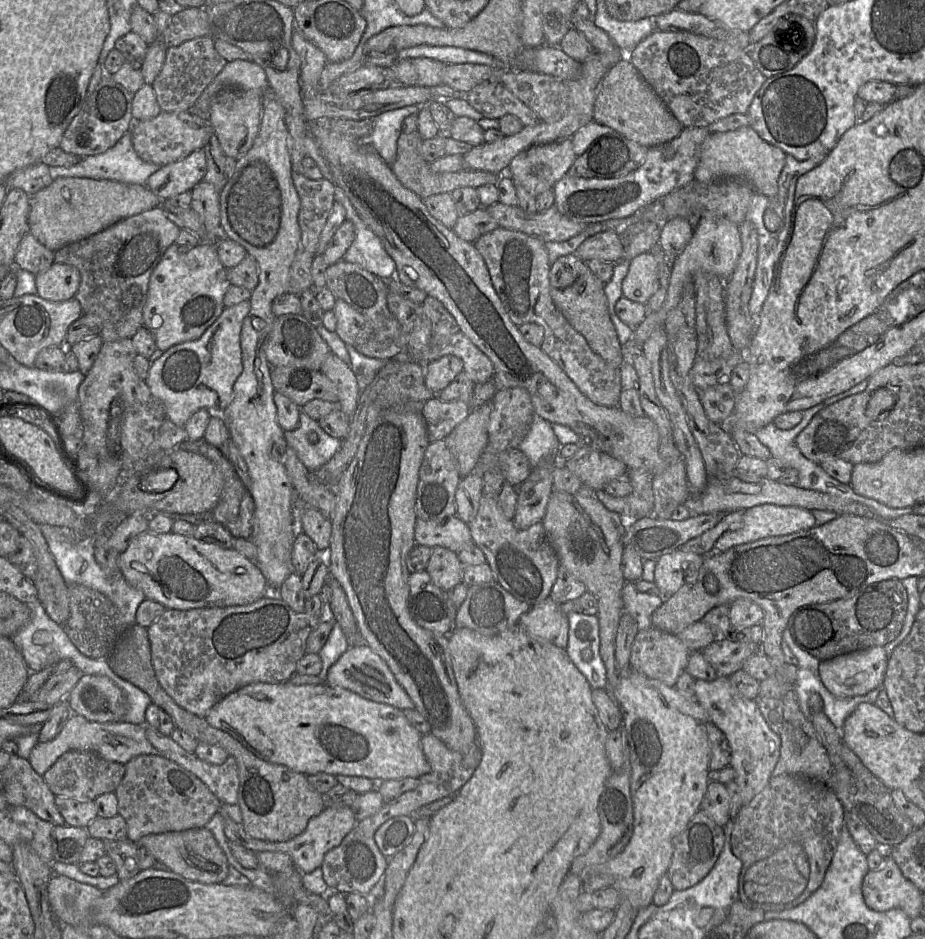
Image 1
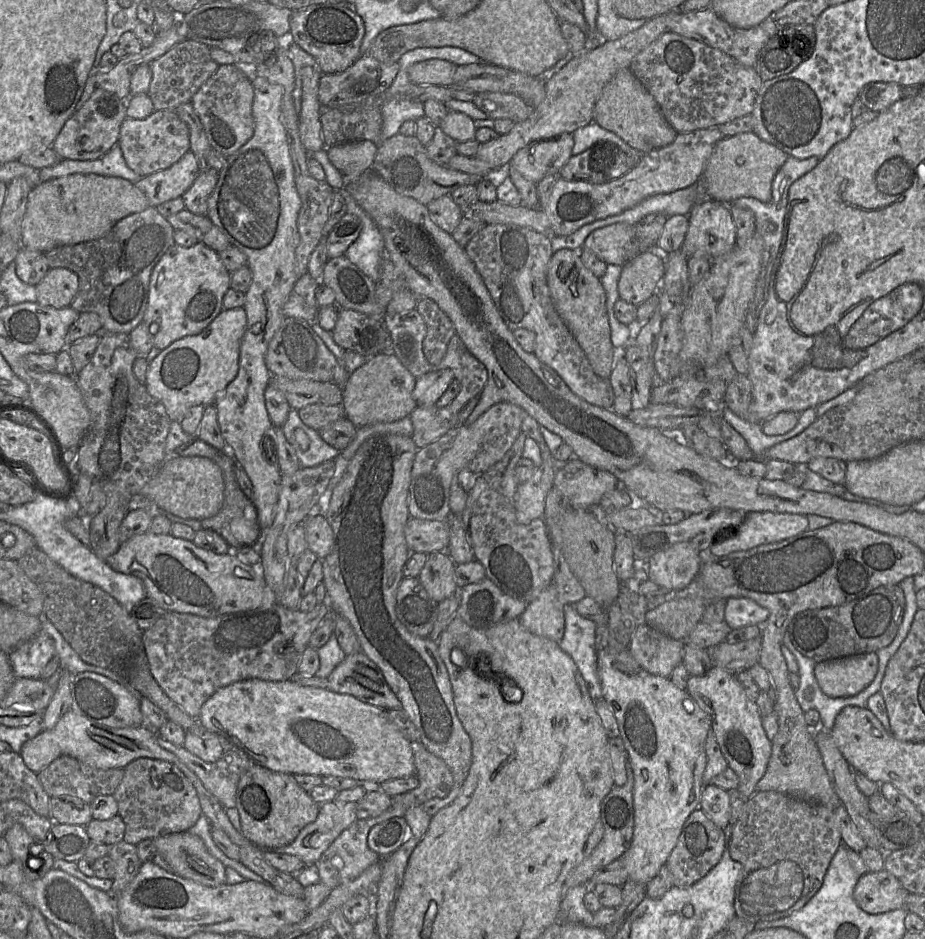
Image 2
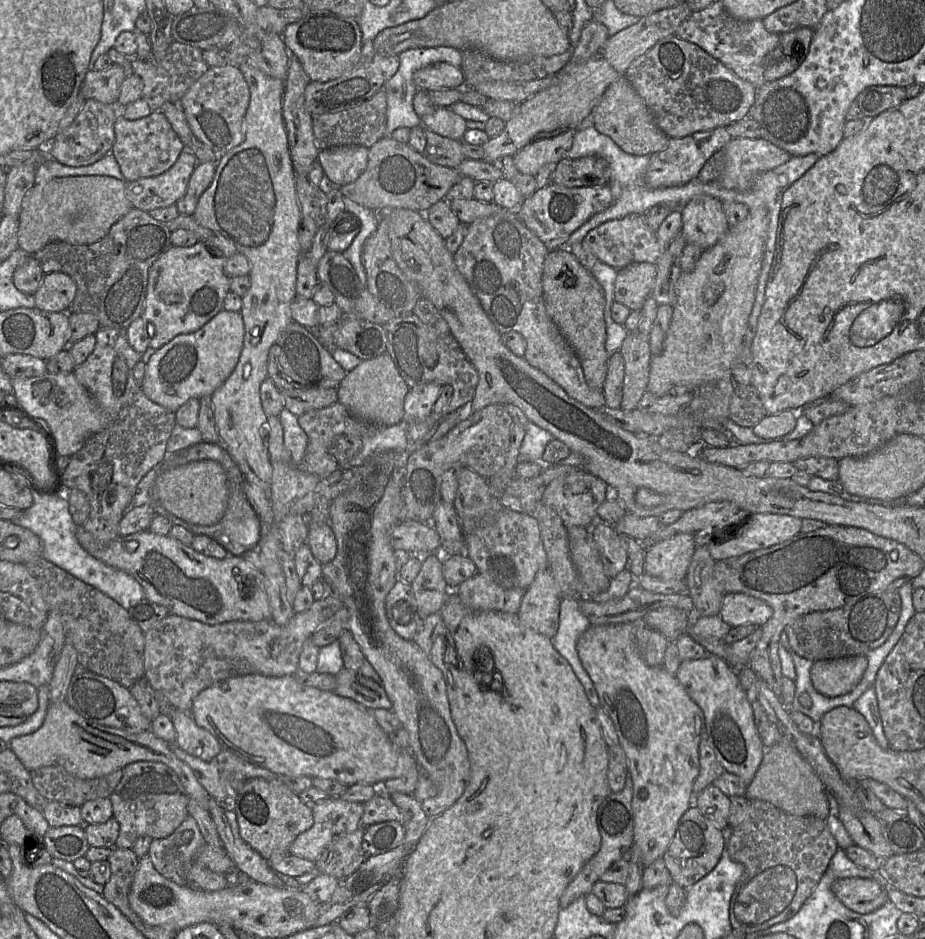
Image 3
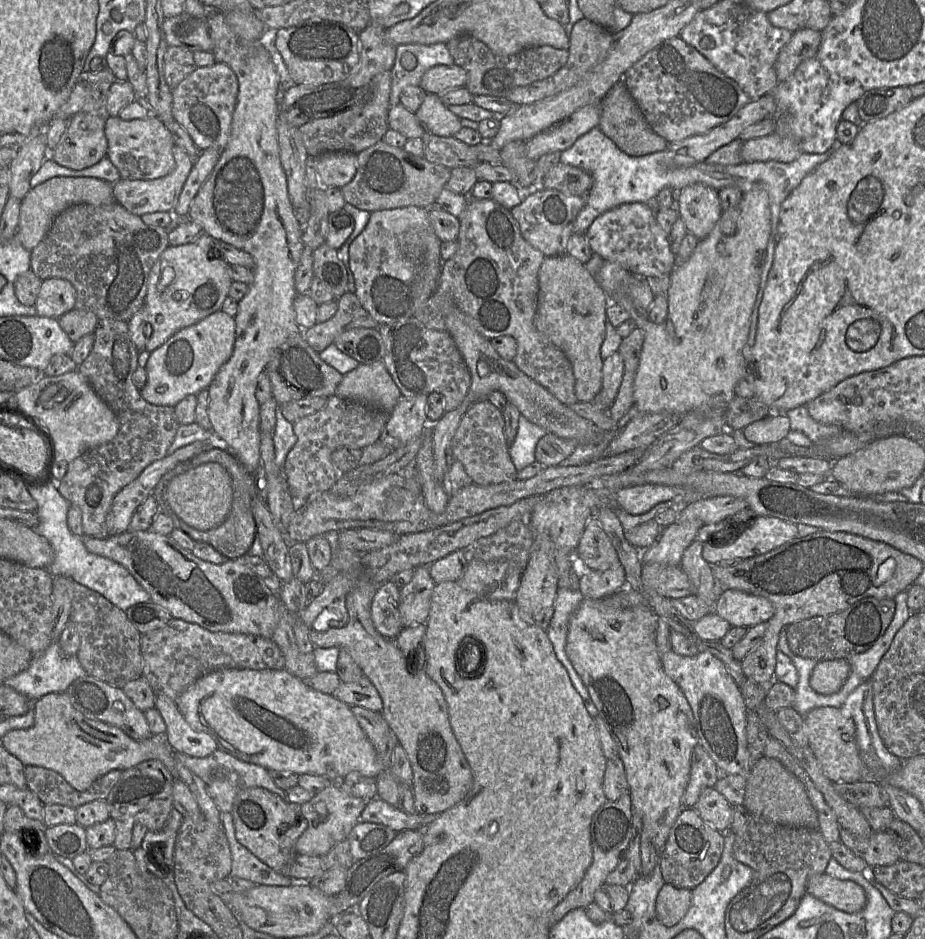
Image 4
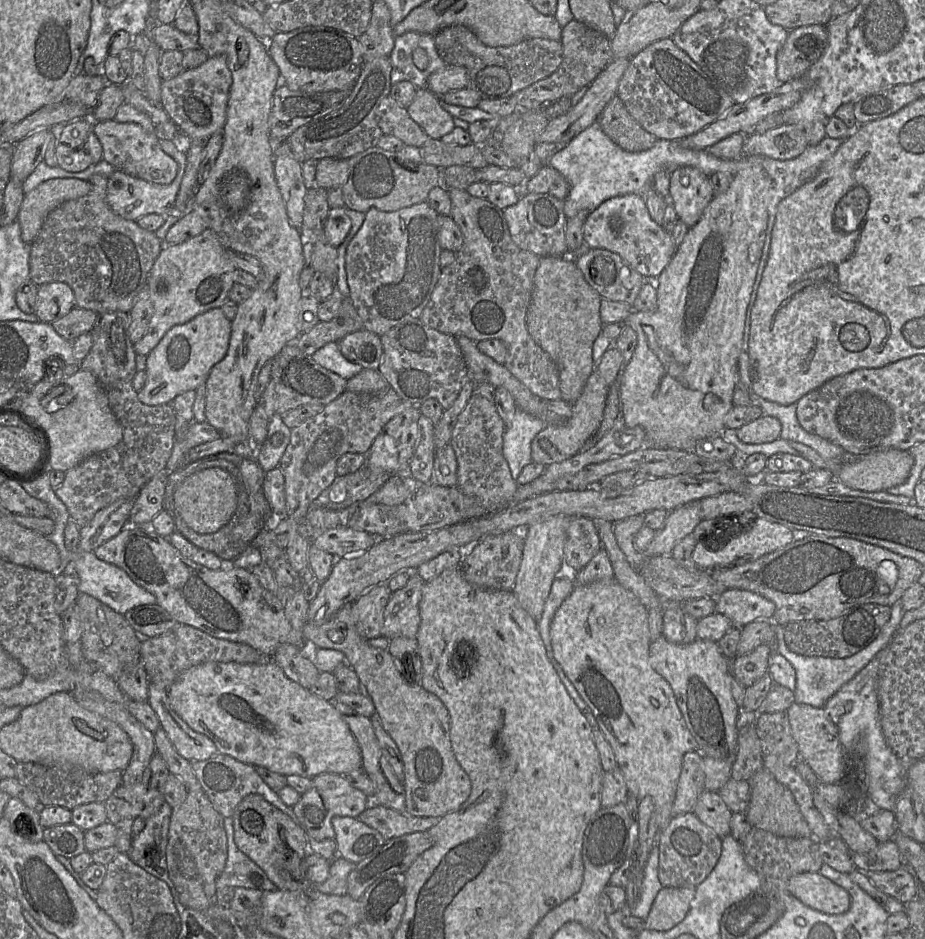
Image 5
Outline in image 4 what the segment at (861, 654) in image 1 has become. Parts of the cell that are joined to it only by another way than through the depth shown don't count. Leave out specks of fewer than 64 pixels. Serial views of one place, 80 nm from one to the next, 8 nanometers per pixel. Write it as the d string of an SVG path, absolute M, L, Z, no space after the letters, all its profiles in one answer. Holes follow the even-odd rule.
M846 659L818 661L811 673L810 685L820 694L834 694L845 684L850 670Z

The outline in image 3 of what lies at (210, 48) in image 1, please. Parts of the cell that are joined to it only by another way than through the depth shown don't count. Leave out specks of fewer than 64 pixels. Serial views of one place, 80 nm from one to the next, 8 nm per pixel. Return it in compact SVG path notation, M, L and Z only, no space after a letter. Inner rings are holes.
M174 41L170 44L164 57L159 60L131 57L131 71L143 82L141 97L148 103L151 111L160 111L167 101L176 101L209 69L203 59L203 50Z

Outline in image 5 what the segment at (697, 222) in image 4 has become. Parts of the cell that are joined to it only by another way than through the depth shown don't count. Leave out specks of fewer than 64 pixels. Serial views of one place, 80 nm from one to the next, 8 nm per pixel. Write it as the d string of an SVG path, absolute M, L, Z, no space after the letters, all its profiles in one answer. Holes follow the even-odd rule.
M691 166L679 167L671 173L669 195L678 219L688 227L699 221L714 197L709 176Z

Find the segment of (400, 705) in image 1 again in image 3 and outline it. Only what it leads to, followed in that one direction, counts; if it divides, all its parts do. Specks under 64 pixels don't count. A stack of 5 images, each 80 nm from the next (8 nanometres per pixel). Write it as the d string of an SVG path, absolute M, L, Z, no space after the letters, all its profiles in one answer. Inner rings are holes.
M366 660L359 669L341 669L336 675L334 692L368 709L390 710L392 707L380 676Z

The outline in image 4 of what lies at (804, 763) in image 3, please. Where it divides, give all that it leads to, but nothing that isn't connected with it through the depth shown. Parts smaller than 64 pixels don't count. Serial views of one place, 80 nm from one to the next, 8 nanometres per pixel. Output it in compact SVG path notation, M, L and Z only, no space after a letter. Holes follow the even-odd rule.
M763 756L746 773L746 777L744 806L748 812L780 825L818 829L817 811L812 805L803 783L780 761Z

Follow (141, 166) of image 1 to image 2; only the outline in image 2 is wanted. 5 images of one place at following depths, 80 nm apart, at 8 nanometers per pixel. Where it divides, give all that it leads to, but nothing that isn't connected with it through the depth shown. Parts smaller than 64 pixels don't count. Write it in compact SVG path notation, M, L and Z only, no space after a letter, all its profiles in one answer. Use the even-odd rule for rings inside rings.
M118 144L114 145L102 157L95 160L61 159L57 164L40 169L41 182L70 174L96 174L127 179L135 184L141 178L128 167Z

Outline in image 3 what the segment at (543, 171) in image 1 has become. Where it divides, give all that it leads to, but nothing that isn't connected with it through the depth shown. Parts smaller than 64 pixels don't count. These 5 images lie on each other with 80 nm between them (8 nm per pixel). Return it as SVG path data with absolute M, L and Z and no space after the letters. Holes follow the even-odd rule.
M571 129L556 135L539 136L546 138L532 141L513 156L516 168L523 174L536 176L544 165L558 164L566 158L577 130Z

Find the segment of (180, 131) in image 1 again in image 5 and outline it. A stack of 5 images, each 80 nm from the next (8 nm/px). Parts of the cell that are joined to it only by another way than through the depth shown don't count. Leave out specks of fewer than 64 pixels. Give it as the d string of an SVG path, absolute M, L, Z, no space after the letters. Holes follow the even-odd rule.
M114 119L95 121L93 129L103 148L102 159L116 170L162 185L169 184L175 178L177 163L162 150L160 139L155 132L146 131L137 123L121 123Z

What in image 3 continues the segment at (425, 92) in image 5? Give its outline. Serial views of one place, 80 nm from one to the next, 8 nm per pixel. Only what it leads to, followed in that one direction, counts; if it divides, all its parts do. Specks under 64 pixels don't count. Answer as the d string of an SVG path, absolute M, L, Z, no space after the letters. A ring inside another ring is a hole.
M437 107L434 112L421 117L421 124L441 136L462 141L468 130L467 121L449 108Z

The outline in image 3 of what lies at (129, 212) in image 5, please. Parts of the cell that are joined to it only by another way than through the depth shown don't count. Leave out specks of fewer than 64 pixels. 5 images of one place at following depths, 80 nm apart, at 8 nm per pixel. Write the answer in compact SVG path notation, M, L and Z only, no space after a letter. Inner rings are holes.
M182 151L176 162L162 174L126 183L126 196L133 208L151 211L176 202L185 194L198 160L189 151Z

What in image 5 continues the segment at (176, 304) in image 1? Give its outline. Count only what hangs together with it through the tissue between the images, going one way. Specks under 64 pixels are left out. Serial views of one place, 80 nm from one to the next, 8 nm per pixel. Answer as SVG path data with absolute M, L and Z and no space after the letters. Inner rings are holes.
M211 229L182 243L165 245L147 277L154 313L144 336L133 344L135 353L147 356L173 326L185 324L210 309L220 308L235 283L235 269L228 249Z

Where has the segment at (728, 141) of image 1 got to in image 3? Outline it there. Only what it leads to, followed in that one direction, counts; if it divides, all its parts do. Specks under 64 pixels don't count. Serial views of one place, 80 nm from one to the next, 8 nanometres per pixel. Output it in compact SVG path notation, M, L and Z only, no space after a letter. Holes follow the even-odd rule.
M732 138L722 151L725 157L725 165L716 181L726 188L741 191L752 187L752 179L757 173L774 169L791 158L788 152L763 138Z

